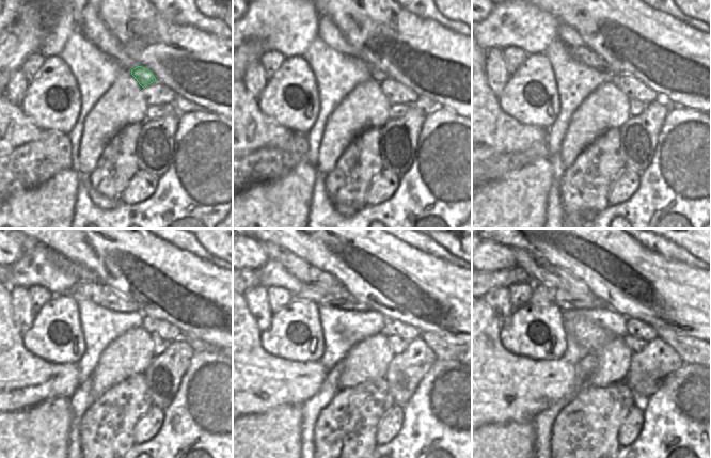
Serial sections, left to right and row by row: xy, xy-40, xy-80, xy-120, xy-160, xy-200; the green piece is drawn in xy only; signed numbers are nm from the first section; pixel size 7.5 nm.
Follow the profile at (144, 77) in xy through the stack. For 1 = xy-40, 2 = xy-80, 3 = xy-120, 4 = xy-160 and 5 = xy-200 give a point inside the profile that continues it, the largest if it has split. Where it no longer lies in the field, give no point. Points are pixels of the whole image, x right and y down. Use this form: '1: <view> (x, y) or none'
1: xy-40 (379, 76)
2: xy-80 (583, 54)
3: xy-120 (97, 293)
4: xy-160 (338, 296)
5: xy-200 (542, 295)

